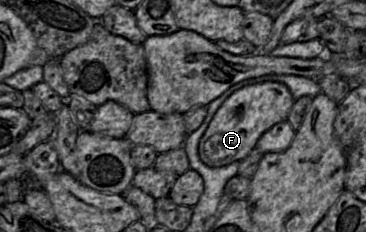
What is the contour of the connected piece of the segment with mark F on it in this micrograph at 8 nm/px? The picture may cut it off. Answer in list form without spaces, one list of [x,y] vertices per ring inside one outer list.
[[[265,81],[247,85],[234,92],[219,107],[198,144],[201,161],[212,168],[241,162],[255,148],[258,139],[275,124],[287,121],[295,102],[288,87]]]

